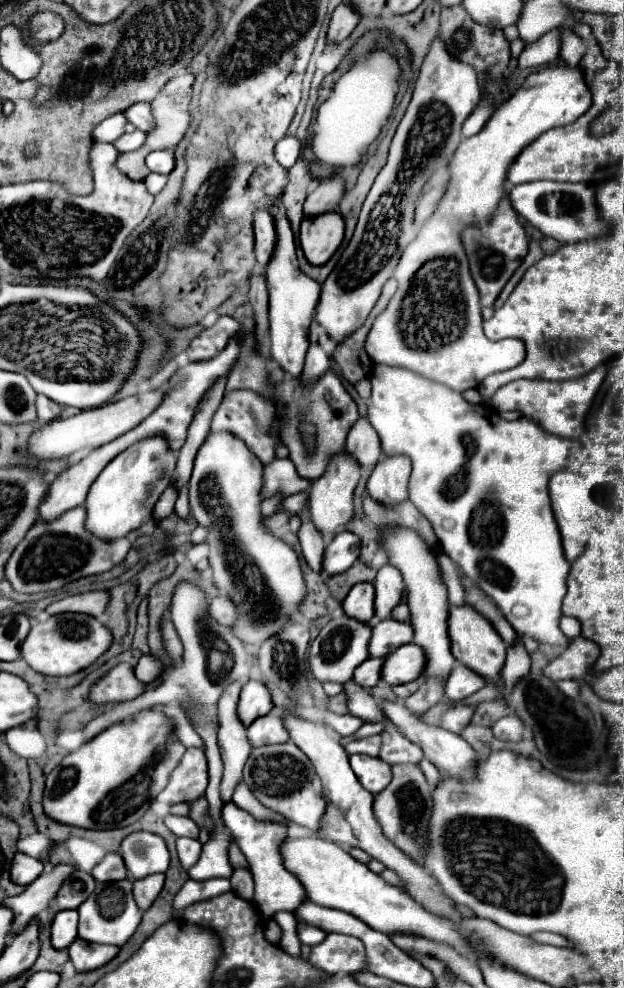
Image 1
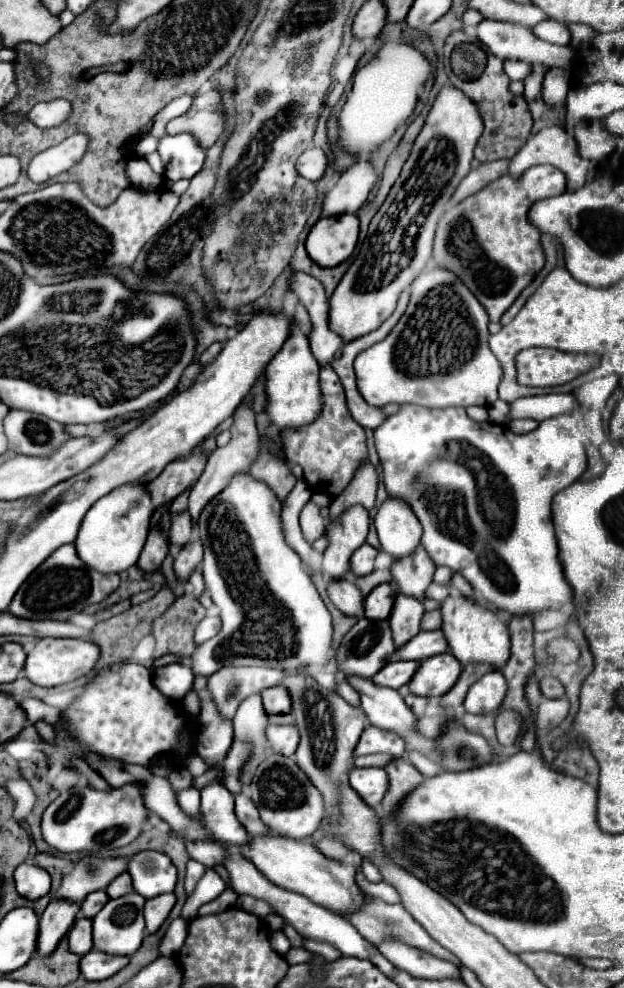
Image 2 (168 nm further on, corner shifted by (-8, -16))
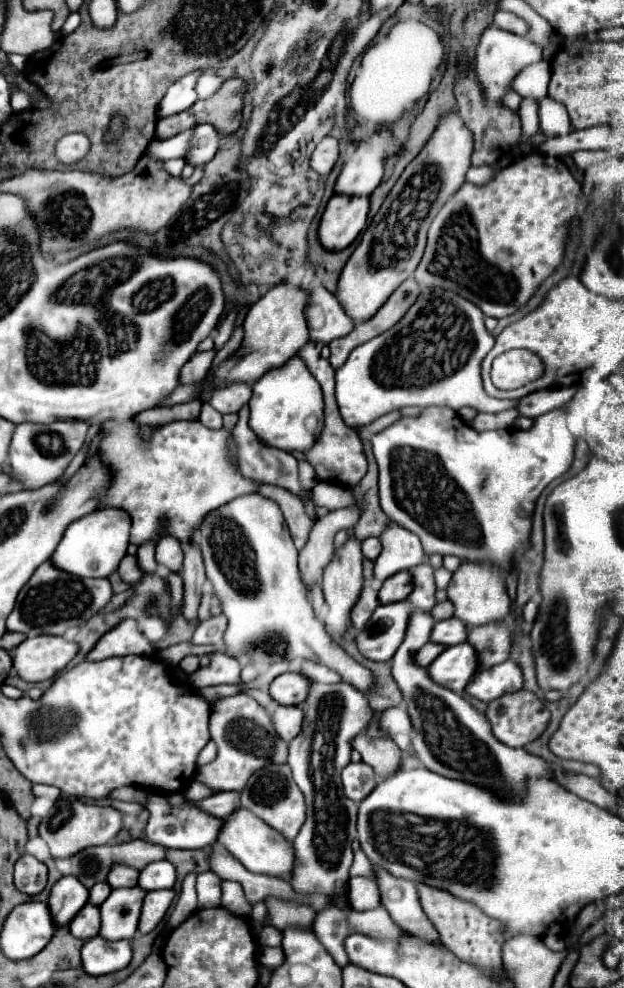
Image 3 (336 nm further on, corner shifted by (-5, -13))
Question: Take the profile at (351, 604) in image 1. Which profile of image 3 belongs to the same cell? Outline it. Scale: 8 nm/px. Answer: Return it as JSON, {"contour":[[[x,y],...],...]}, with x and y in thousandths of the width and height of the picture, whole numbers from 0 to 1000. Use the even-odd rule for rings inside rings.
{"contour":[[[641,578],[638,582],[622,584],[622,586],[612,590],[612,594],[609,594],[609,598],[606,598],[606,608],[609,608],[612,612],[631,610],[631,608],[647,608],[657,598],[660,598],[660,584],[657,584],[657,580]]]}

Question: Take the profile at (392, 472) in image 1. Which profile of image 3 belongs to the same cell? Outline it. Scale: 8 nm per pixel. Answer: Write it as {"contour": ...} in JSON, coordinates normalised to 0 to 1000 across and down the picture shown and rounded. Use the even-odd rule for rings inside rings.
{"contour":[[[631,527],[612,537],[609,550],[612,550],[612,560],[599,568],[599,584],[606,588],[622,586],[625,582],[644,576],[673,572],[683,566],[670,544],[654,535],[631,531]]]}

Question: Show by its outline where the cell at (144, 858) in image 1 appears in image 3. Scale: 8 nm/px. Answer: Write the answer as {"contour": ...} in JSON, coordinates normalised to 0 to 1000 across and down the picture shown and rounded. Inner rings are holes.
{"contour":[[[260,869],[260,871],[247,871],[247,873],[234,876],[224,882],[221,896],[231,902],[250,902],[250,900],[276,900],[279,892],[282,892],[279,876],[272,876],[272,871],[266,871],[266,869]]]}

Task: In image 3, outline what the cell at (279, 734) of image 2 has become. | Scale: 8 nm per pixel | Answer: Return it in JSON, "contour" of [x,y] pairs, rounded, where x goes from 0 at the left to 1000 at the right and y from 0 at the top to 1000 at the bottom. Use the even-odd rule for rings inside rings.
{"contour":[[[446,716],[442,722],[436,724],[436,732],[439,732],[442,742],[458,752],[465,752],[478,744],[478,738],[484,736],[484,726],[487,724],[481,716]]]}

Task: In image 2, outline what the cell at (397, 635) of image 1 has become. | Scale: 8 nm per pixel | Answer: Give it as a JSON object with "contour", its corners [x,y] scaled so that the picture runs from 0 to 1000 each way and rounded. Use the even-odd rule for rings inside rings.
{"contour":[[[707,638],[691,640],[671,640],[649,656],[636,658],[636,666],[646,668],[684,668],[691,664],[720,660],[720,652],[713,648],[713,642]]]}

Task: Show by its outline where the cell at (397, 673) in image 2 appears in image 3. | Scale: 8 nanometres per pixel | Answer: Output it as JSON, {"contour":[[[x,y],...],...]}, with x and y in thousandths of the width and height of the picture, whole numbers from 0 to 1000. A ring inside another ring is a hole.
{"contour":[[[683,651],[670,661],[667,661],[667,667],[663,667],[663,671],[670,671],[670,673],[679,673],[679,675],[686,675],[705,661],[712,659],[712,655],[708,653],[696,653],[696,651]]]}

